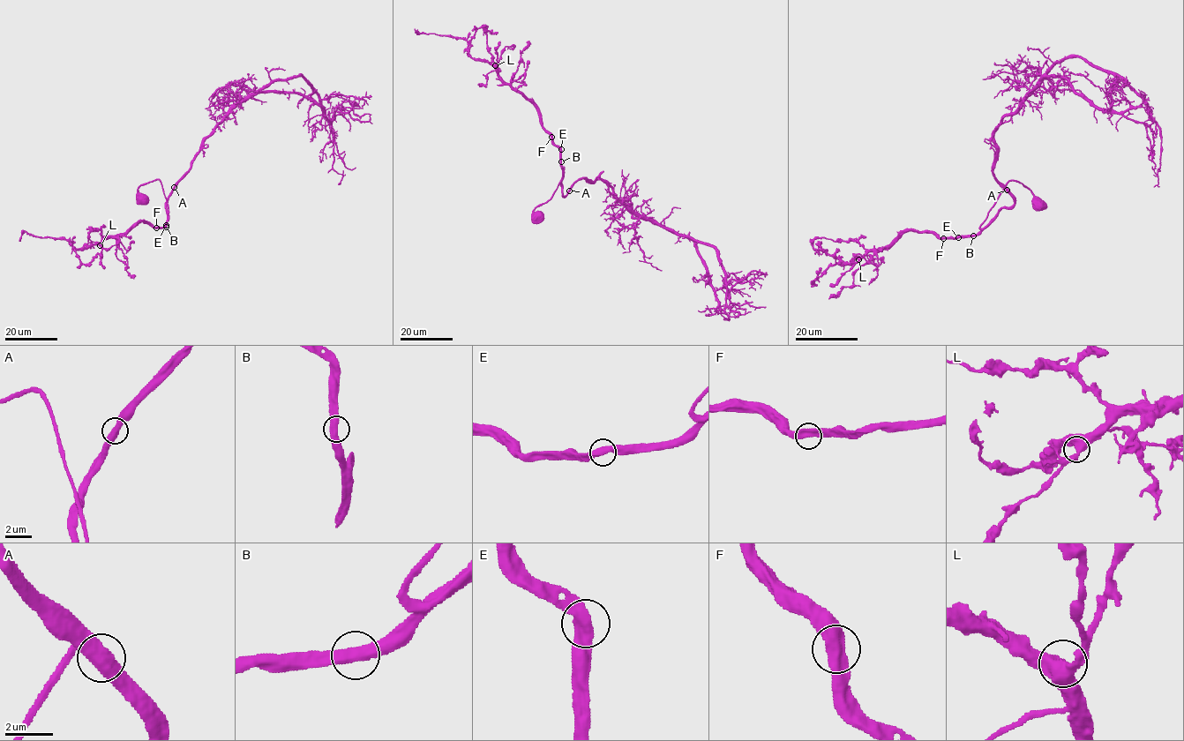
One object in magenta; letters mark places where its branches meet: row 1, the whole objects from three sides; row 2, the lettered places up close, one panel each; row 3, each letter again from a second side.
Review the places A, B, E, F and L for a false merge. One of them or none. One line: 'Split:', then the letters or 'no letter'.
Split: no letter

